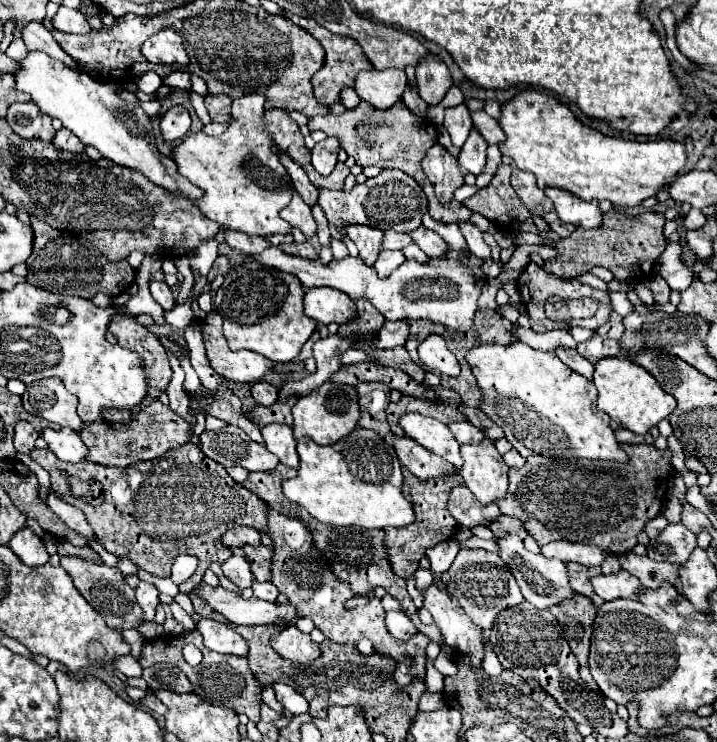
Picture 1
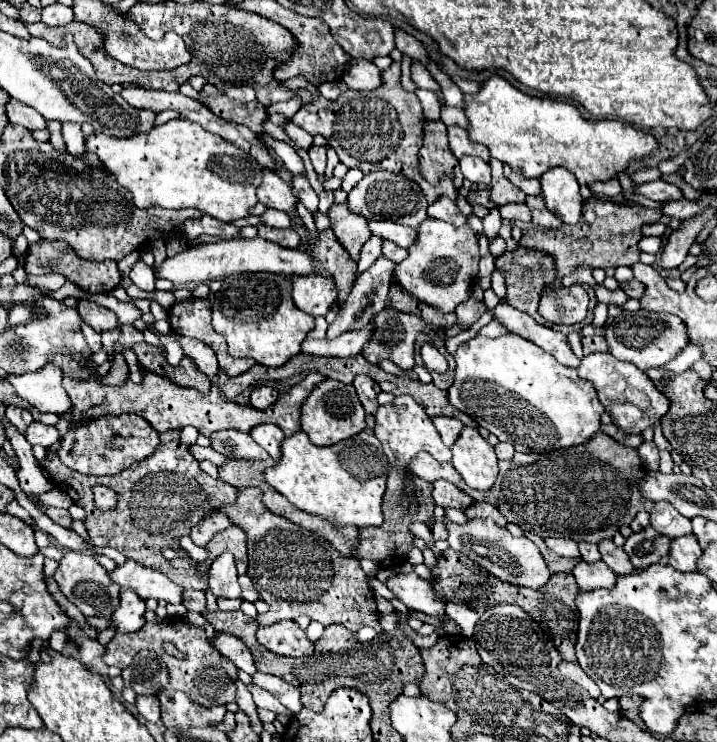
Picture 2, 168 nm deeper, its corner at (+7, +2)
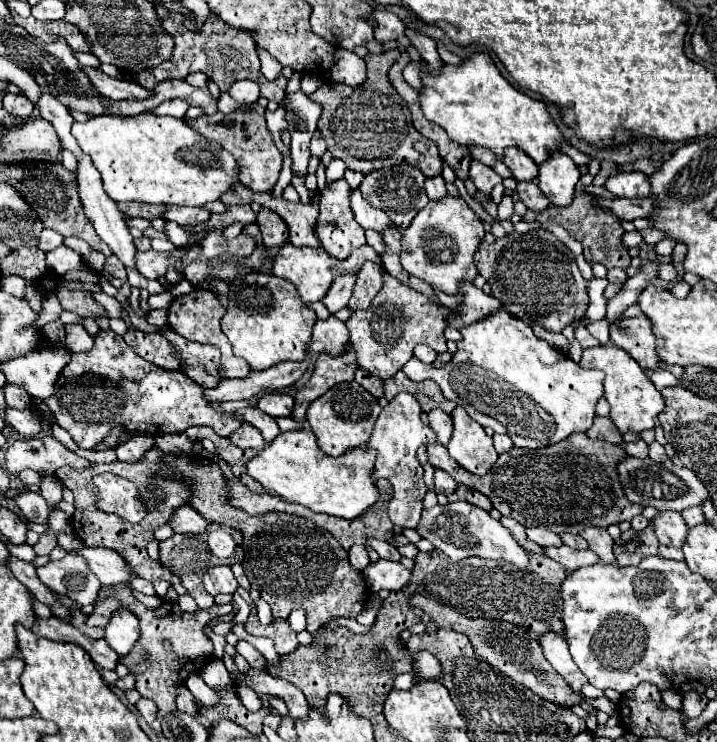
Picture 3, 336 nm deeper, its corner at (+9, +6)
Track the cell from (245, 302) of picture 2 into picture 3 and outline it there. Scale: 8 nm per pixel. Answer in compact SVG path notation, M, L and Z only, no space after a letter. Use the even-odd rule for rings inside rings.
M248 272L230 282L228 306L220 322L234 354L242 356L252 370L266 370L278 362L302 360L306 356L316 314L300 300L292 282L270 272Z

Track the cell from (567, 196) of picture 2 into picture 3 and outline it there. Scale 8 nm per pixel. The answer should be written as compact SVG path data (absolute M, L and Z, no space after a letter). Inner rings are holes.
M554 152L552 158L538 166L538 186L554 206L568 206L574 198L580 172L576 164L562 152Z

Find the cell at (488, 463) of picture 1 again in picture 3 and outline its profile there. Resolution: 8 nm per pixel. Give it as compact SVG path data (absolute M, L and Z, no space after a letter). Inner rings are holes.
M456 408L450 416L454 420L454 432L446 446L450 456L470 474L484 476L498 460L492 438L486 436L484 428L474 422L462 408Z

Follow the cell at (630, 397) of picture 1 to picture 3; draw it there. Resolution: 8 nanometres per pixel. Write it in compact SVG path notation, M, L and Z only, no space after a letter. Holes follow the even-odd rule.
M606 344L596 348L586 348L580 360L582 368L588 370L602 370L606 372L604 378L604 398L610 404L610 418L616 424L616 428L624 432L642 432L656 426L658 414L666 408L664 396L656 390L656 386L650 382L644 370L636 364L636 360L630 354L624 354L624 350Z

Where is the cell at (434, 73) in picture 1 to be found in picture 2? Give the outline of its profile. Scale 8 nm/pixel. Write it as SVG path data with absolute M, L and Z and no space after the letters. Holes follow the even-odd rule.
M396 28L394 30L394 44L396 48L402 52L402 54L408 54L412 60L420 60L424 66L428 62L428 56L426 56L426 50L422 46L420 40L416 40L414 36L410 36L408 32Z

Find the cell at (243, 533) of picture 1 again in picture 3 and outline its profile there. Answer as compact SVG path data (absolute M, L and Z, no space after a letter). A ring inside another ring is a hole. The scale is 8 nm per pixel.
M180 506L180 510L176 510L176 514L170 518L172 530L180 534L202 534L208 524L210 522L198 510L192 510L192 506Z

